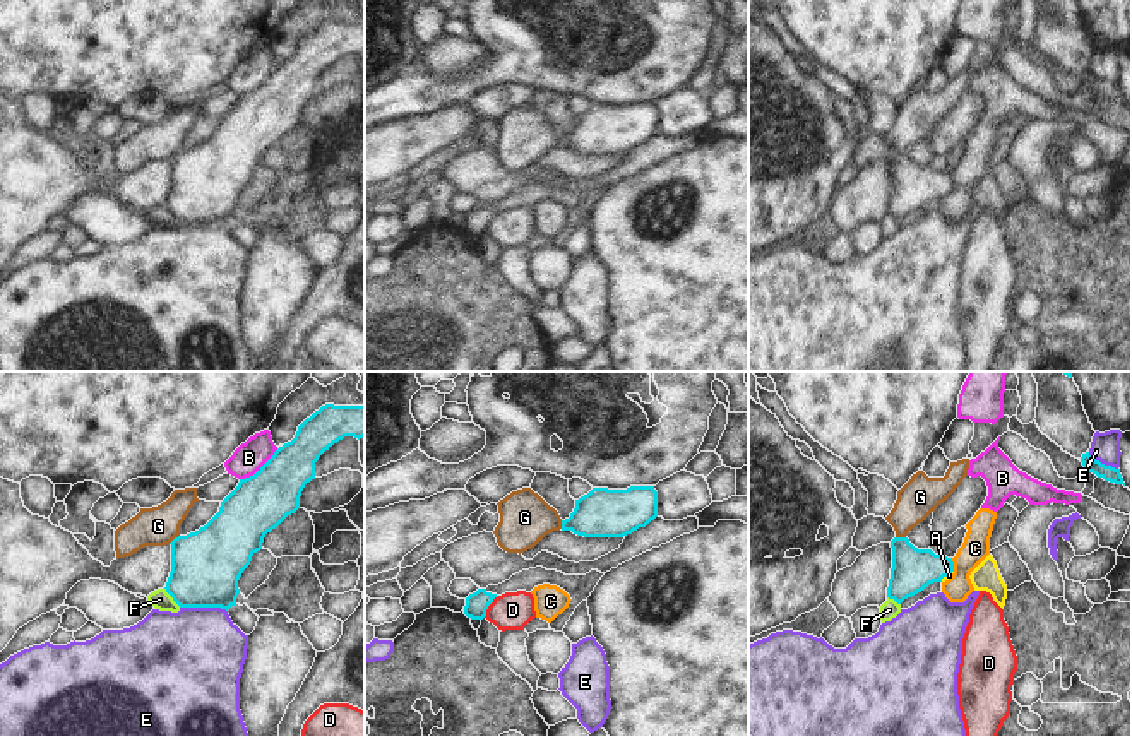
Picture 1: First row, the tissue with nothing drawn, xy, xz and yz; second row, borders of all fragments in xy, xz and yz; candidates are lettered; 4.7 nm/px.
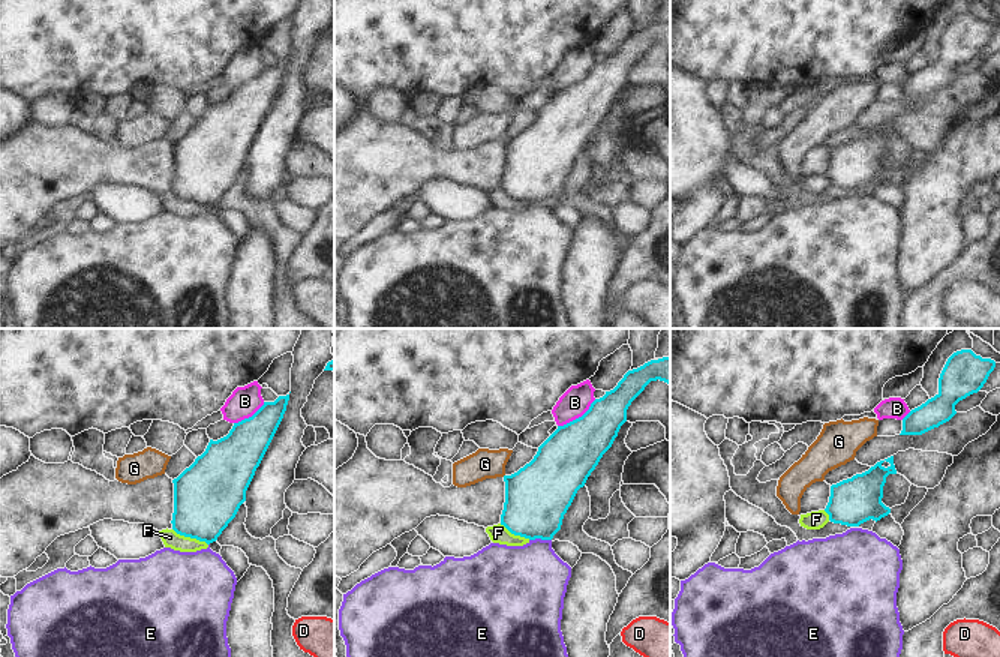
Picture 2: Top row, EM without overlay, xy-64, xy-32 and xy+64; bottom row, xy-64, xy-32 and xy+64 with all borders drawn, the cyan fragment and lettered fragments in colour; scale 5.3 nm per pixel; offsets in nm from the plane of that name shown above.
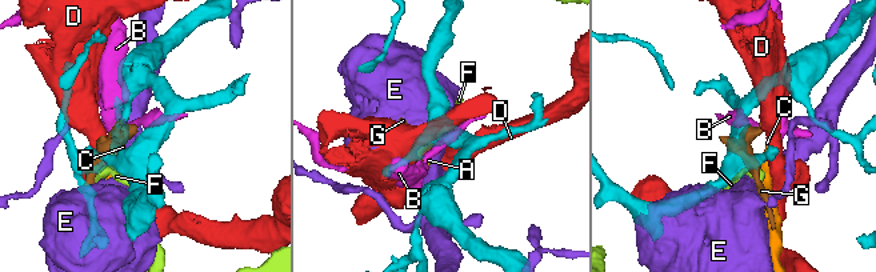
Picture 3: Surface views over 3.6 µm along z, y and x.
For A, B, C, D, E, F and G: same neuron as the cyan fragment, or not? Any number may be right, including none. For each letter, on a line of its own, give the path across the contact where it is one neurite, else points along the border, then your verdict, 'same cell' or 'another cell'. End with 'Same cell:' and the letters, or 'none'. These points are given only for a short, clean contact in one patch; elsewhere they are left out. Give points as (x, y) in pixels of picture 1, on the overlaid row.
A: runs through yz (913, 569), (939, 569), (946, 575), (949, 575); same cell
B: border along xy (278, 449), (252, 474), (240, 480); another cell
C: border along yz (951, 558), (954, 570); another cell
D: border along xz (499, 596), (483, 617); another cell
E: another cell
F: another cell
G: border along xy (178, 534), (168, 543); another cell
Same cell: A

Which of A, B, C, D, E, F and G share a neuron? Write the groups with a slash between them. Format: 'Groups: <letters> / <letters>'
Groups: A / B C / D / E / F / G

